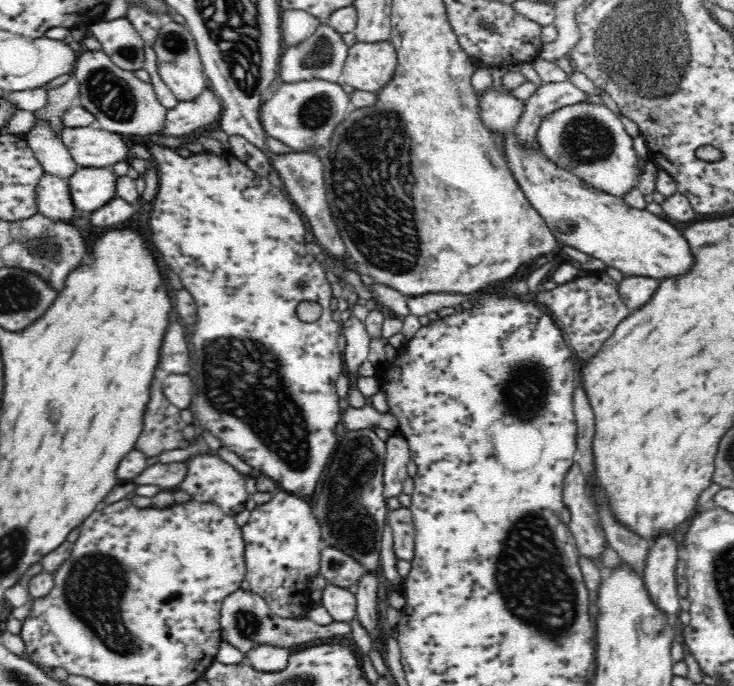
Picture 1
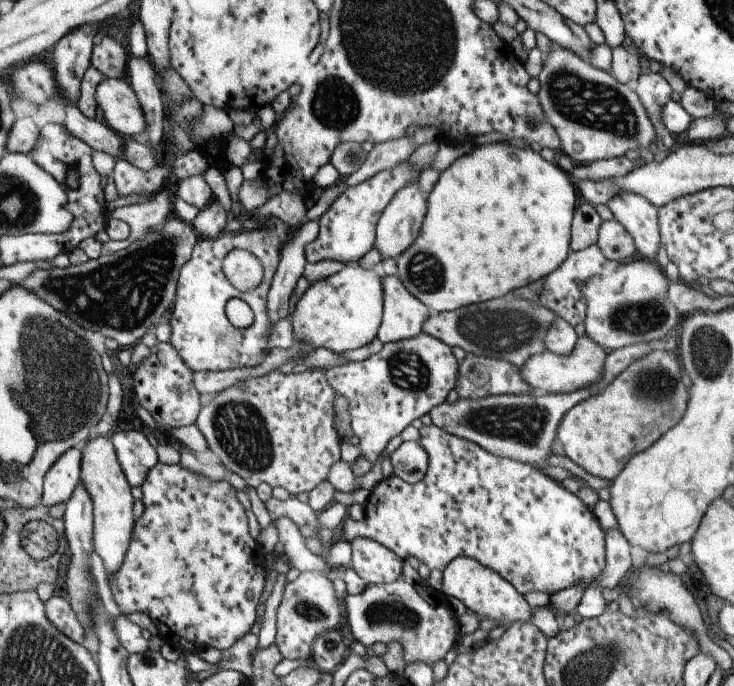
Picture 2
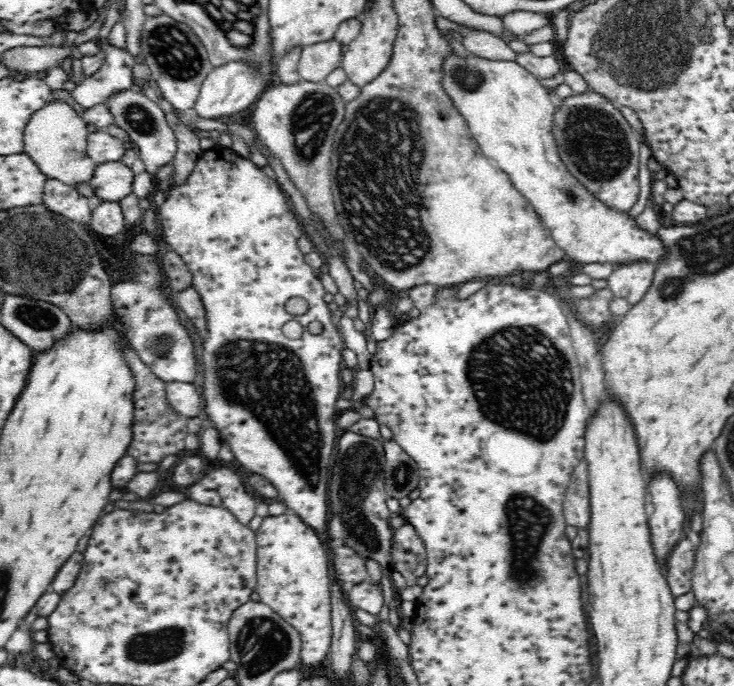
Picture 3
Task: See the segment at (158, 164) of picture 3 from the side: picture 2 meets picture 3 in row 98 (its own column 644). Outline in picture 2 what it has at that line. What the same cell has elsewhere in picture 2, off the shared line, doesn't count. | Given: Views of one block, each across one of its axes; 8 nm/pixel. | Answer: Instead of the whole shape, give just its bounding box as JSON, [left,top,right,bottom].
[535,45,655,165]

